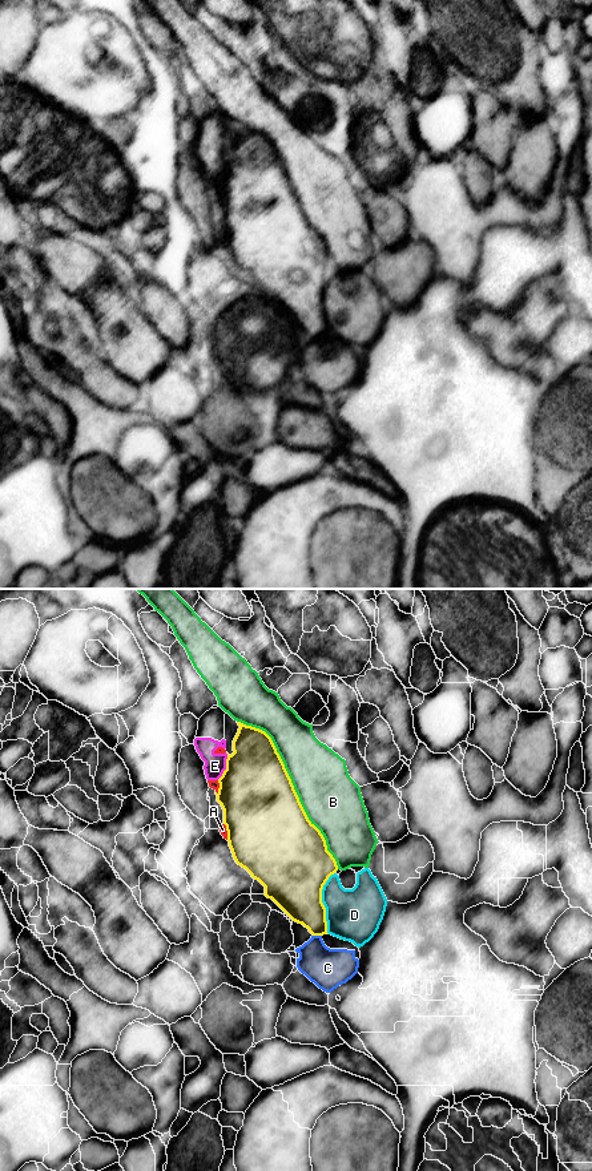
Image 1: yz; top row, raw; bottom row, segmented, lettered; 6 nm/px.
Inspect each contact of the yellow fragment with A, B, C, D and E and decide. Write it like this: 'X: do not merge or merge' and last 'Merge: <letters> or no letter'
A: do not merge
B: do not merge
C: do not merge
D: do not merge
E: do not merge
Merge: no letter

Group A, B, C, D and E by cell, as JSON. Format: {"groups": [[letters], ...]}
{"groups": [["A", "E"], ["B"], ["C"], ["D"]]}

